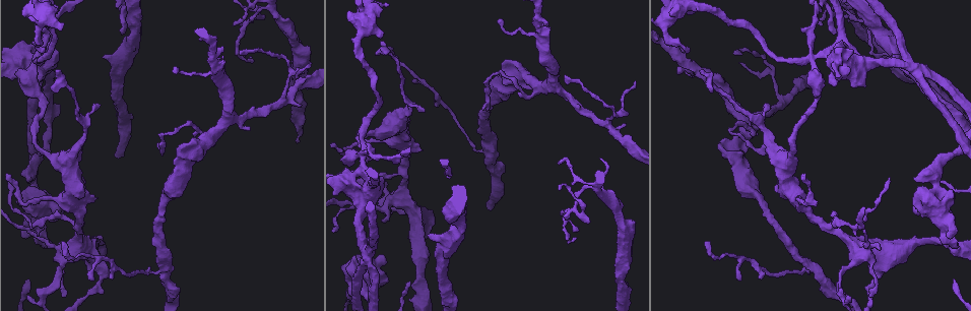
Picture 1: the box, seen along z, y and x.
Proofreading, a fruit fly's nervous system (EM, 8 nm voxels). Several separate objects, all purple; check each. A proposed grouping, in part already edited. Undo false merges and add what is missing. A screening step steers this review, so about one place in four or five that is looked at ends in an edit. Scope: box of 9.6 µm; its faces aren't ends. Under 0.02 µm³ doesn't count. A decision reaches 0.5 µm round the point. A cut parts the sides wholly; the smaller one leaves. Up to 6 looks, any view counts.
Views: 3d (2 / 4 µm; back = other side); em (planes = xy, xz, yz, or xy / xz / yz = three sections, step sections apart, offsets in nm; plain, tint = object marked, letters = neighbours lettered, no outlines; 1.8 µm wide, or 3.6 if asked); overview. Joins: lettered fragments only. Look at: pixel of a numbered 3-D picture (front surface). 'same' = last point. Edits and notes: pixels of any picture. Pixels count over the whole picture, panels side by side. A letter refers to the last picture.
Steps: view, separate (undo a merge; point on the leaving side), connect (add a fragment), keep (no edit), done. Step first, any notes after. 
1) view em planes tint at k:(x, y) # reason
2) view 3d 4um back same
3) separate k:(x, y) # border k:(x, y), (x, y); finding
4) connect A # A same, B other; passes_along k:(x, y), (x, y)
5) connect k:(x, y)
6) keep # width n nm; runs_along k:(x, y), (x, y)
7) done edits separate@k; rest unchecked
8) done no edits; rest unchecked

view 3d 2um at 1:(156, 146) # an open end

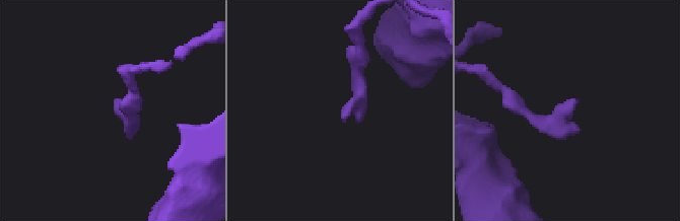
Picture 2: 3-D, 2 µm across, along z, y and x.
view em planes letters at 2:(569, 112) # now the EM

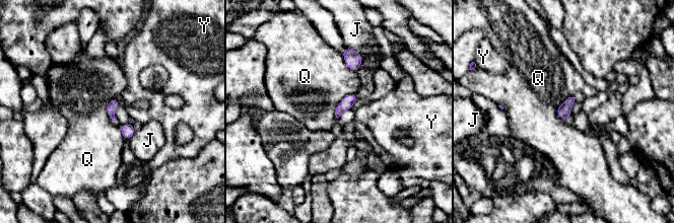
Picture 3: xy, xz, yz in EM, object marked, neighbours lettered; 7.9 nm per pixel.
keep # longest_contact Q 220 nm; J other, Q other, Y other; border 3:(575, 96), (557, 108), (559, 118); no lettered fragment goes on from it

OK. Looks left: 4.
view 3d 2um at 1:(842, 33)

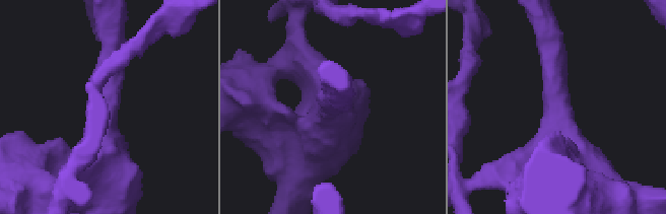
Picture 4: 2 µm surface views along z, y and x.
view em planes letters at 4:(560, 112) # arm_widths 220, 600 nm

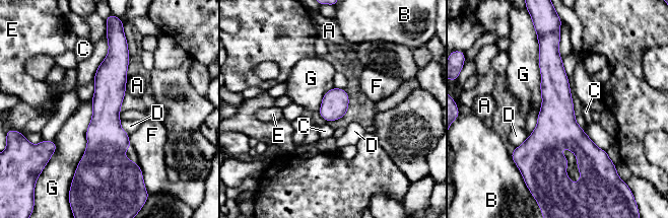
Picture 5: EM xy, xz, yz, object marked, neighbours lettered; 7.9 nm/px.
keep # A other, B other, C other, D other, E other, F other, G other; border 5:(91, 99), (86, 147), (74, 170); continuous, no second neuron

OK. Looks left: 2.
view em xz step 8 tint at 1:(393, 200) # abrupt turn

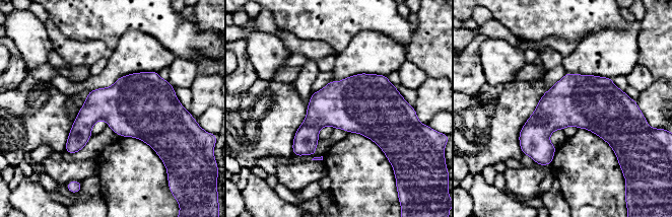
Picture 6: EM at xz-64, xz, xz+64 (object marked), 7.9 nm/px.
view em planes letters same

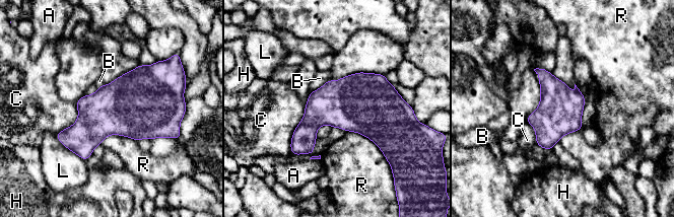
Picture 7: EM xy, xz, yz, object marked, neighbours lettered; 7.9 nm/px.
keep # width 360 nm; A other, B other, C other, H other, L other, R other; border 7:(346, 131), (367, 137), (386, 159); continuous, no second neuron

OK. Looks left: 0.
done no edits; rest unchecked

